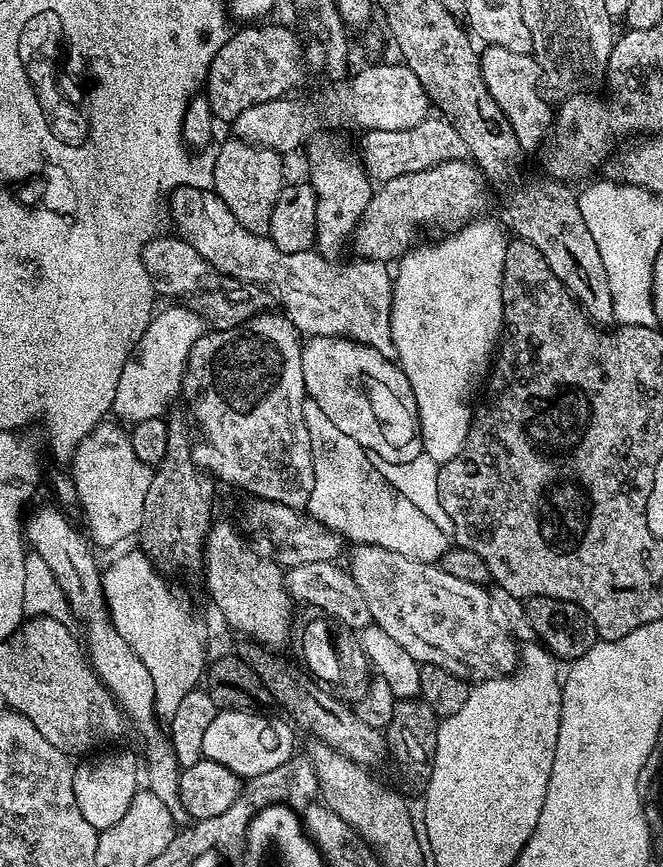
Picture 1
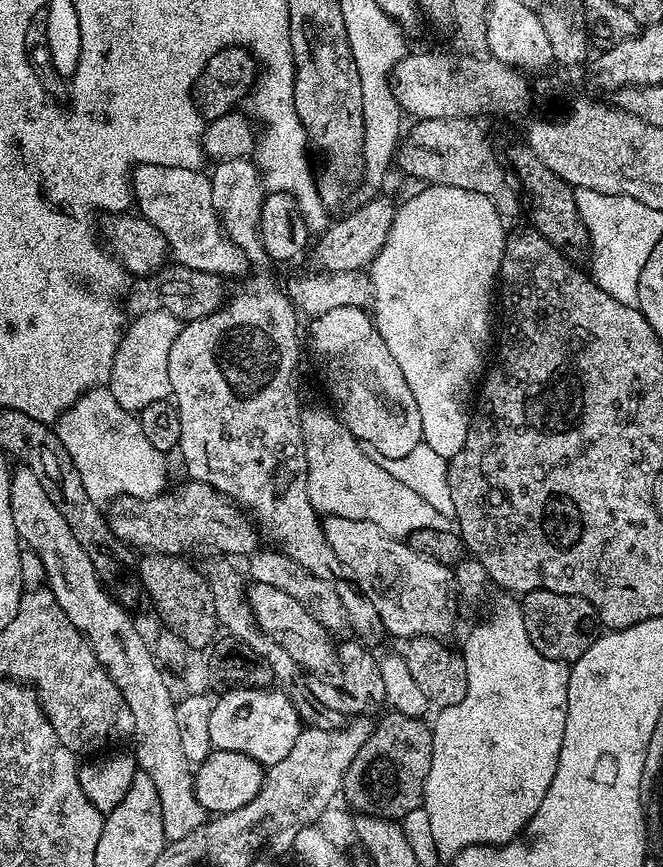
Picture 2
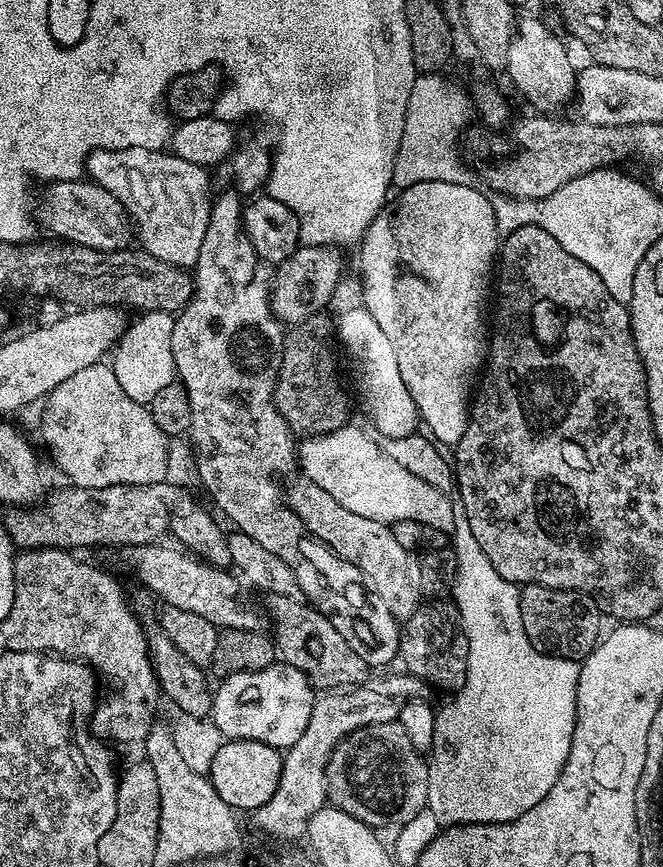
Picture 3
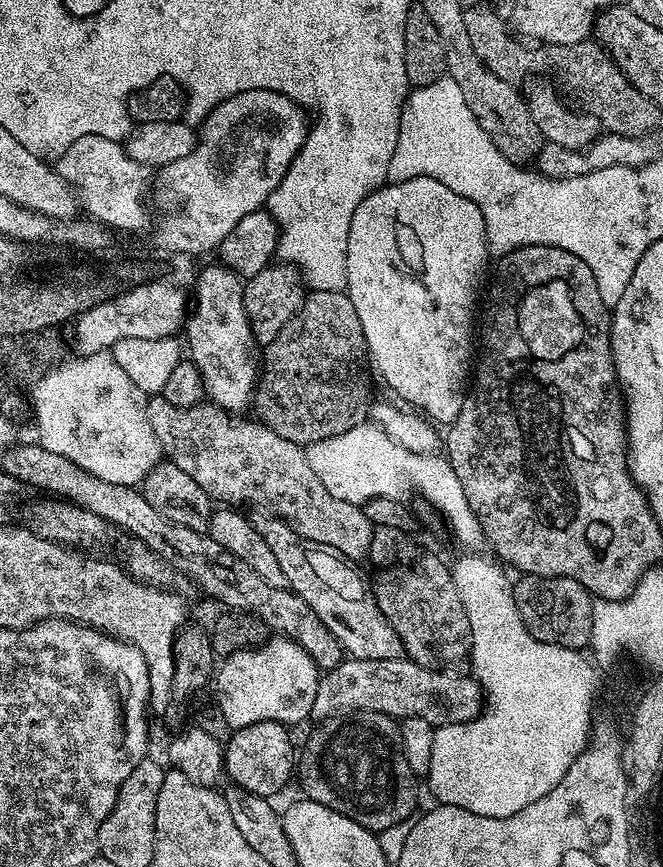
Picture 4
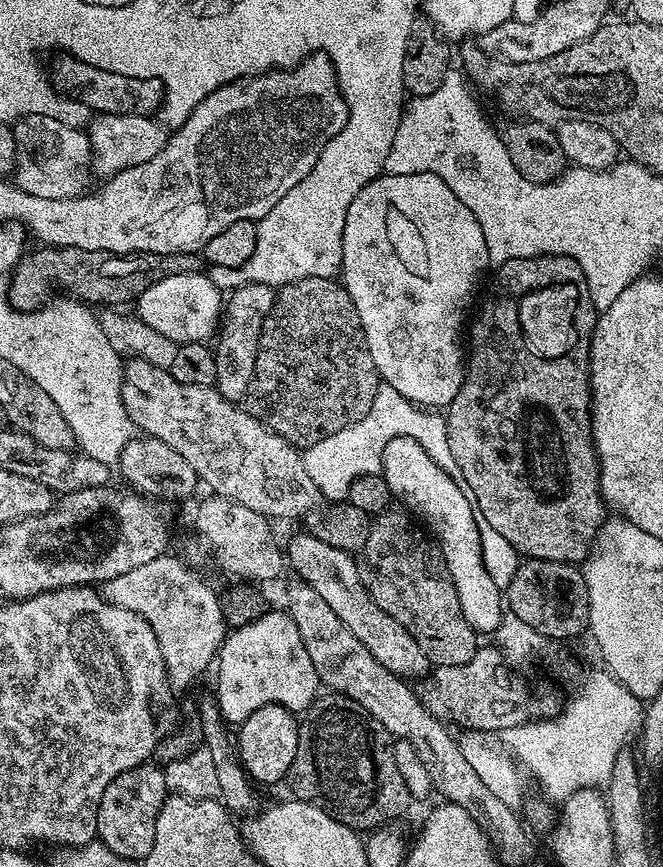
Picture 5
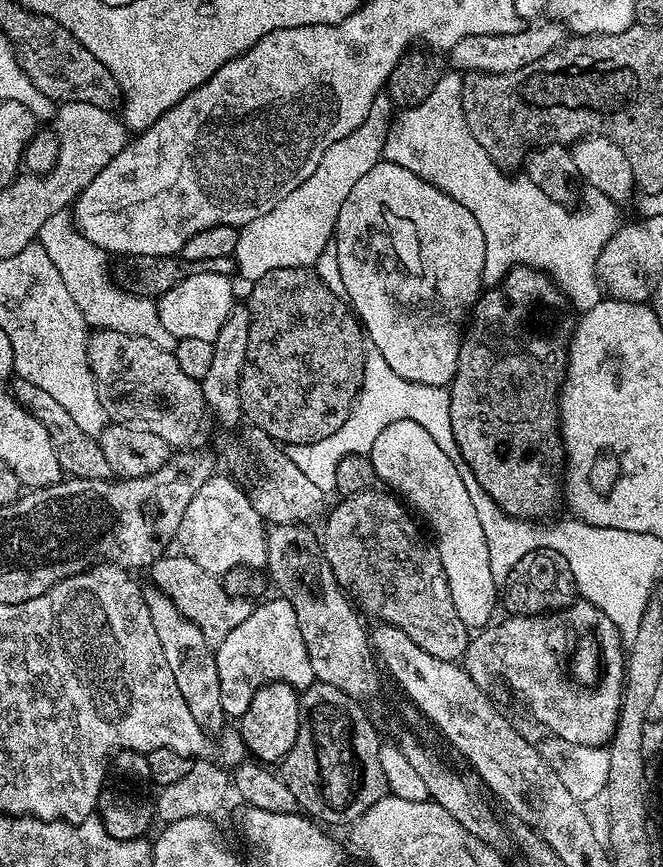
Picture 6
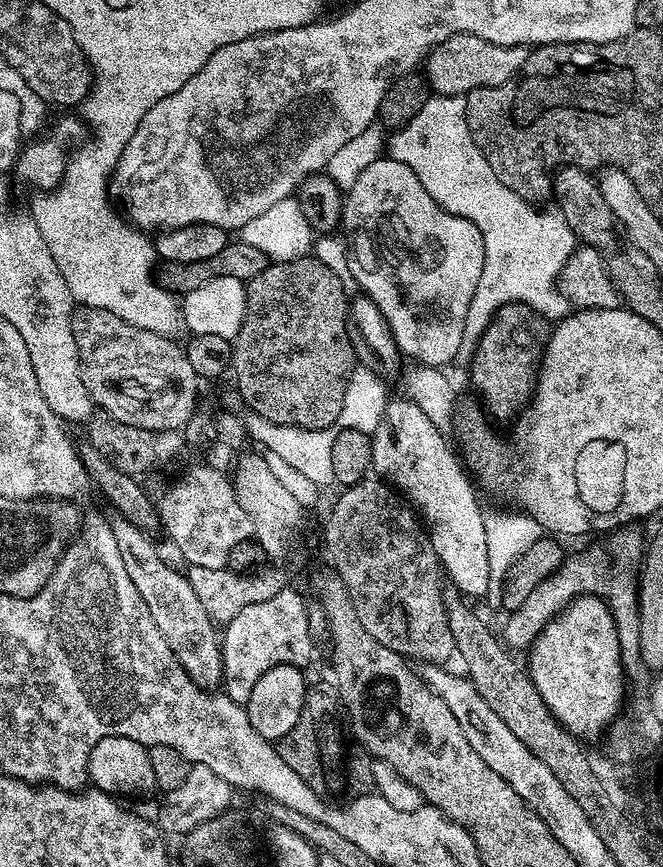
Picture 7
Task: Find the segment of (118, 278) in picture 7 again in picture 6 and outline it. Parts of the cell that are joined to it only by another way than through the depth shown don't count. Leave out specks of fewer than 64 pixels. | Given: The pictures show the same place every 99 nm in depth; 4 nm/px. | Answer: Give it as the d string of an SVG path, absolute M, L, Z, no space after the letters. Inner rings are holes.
M67 211L56 212L50 218L46 218L38 237L38 243L46 250L46 254L50 254L50 262L54 262L58 274L62 274L62 283L70 293L70 298L74 298L78 310L82 310L84 321L88 323L89 329L105 328L106 330L118 330L122 334L131 336L145 336L150 338L150 342L162 346L162 350L170 352L175 349L177 338L174 334L170 334L170 330L166 330L166 326L162 326L156 309L156 300L147 296L136 296L133 292L127 292L125 288L121 288L110 271L110 264L108 268L109 253L105 252L103 248L99 248L94 242L87 240L78 231L73 217Z

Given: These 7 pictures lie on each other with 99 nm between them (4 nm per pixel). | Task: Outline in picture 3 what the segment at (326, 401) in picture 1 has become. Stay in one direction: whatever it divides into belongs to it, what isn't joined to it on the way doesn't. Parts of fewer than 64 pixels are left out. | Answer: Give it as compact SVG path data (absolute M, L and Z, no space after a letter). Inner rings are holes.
M363 306L348 308L334 324L334 332L344 343L346 351L352 355L360 377L356 384L360 387L360 400L364 403L364 412L372 419L372 424L384 436L396 442L402 442L413 435L418 428L418 413L414 406L414 398L410 398L410 390L406 390L406 382L402 382L402 372L398 370L397 355L386 339L386 334L374 322L374 314L370 314Z

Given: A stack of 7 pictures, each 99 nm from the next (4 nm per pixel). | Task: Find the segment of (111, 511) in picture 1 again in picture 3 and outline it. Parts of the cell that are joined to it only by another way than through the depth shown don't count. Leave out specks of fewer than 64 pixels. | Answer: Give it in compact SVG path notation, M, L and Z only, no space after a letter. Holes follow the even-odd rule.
M107 363L91 364L78 374L70 374L66 382L48 393L44 406L40 432L57 466L75 487L162 484L169 479L169 437L158 430L151 411L122 390Z

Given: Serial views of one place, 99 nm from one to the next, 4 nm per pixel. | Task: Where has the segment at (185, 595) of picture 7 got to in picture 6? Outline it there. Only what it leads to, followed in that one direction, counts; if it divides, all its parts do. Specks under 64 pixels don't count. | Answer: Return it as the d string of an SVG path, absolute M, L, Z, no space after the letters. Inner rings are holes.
M159 590L151 591L144 592L144 605L146 610L150 610L150 622L154 622L158 642L162 642L162 654L166 654L166 662L174 673L174 682L178 682L182 698L186 698L186 706L190 706L190 714L194 714L205 732L223 733L226 717L222 710L222 682L218 682L213 645L208 643L206 634L202 634L202 630L194 626L194 622L190 622L180 613L170 597Z

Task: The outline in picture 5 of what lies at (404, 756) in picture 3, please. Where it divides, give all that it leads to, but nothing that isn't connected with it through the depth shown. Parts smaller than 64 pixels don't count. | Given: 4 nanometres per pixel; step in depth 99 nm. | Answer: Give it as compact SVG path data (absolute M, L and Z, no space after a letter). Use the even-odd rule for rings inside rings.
M339 694L317 695L316 701L303 713L299 725L298 754L294 754L292 769L286 777L287 783L292 783L291 795L295 799L318 806L338 822L357 830L375 830L391 825L407 810L408 804L413 803L410 790L406 790L406 782L394 762L394 738L386 726L358 706L358 702Z

